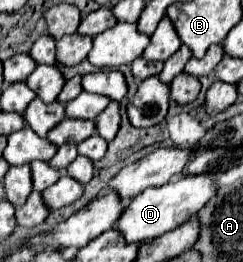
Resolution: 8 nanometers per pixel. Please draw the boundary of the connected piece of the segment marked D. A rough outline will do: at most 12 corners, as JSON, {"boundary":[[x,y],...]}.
{"boundary":[[211,174],[143,190],[115,228],[143,244],[185,224],[215,194]]}

